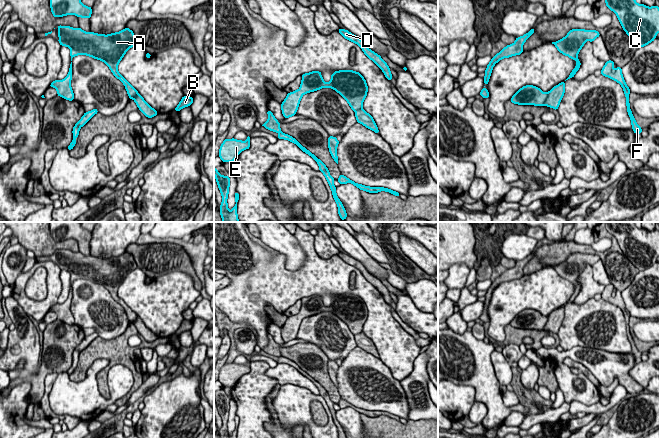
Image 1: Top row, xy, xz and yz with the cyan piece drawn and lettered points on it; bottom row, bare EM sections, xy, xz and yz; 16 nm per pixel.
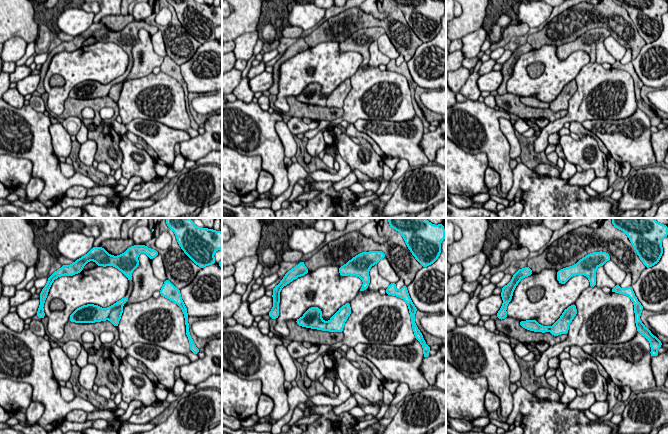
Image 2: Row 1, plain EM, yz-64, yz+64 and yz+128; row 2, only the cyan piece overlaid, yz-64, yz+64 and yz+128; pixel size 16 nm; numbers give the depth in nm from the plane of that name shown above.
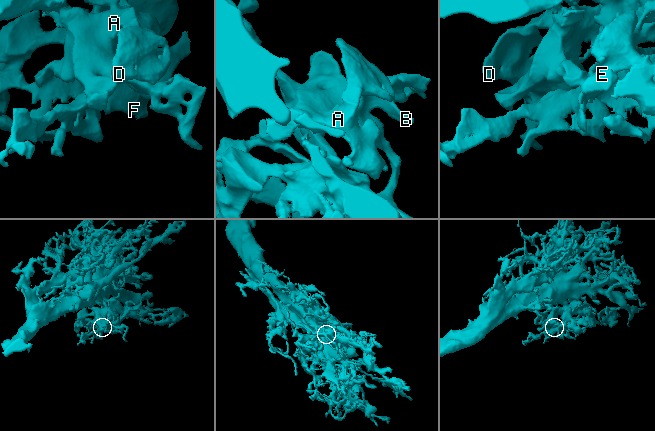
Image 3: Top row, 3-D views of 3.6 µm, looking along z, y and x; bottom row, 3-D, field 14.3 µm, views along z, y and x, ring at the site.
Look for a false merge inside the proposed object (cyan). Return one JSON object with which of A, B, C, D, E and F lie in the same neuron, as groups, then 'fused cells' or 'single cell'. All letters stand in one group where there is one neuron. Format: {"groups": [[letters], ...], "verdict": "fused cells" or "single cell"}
{"groups": [["A", "B", "C", "D", "E", "F"]], "verdict": "single cell"}

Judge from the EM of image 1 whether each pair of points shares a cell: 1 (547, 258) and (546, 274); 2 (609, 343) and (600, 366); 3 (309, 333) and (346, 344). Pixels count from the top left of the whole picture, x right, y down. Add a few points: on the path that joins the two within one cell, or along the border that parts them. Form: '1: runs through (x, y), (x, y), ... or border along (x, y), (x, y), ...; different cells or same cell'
1: border along (551, 266), (546, 266), (524, 275); different cells
2: border along (583, 346), (629, 354); different cells
3: runs through (318, 333), (329, 333), (337, 341); same cell

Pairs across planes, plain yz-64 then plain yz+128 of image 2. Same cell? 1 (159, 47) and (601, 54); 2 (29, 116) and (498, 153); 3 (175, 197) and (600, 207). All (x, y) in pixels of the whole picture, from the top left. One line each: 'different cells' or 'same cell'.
1: different cells
2: same cell
3: different cells

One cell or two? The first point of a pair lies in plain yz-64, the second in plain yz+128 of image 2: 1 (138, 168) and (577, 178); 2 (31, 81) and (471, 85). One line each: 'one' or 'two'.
1: two
2: two

